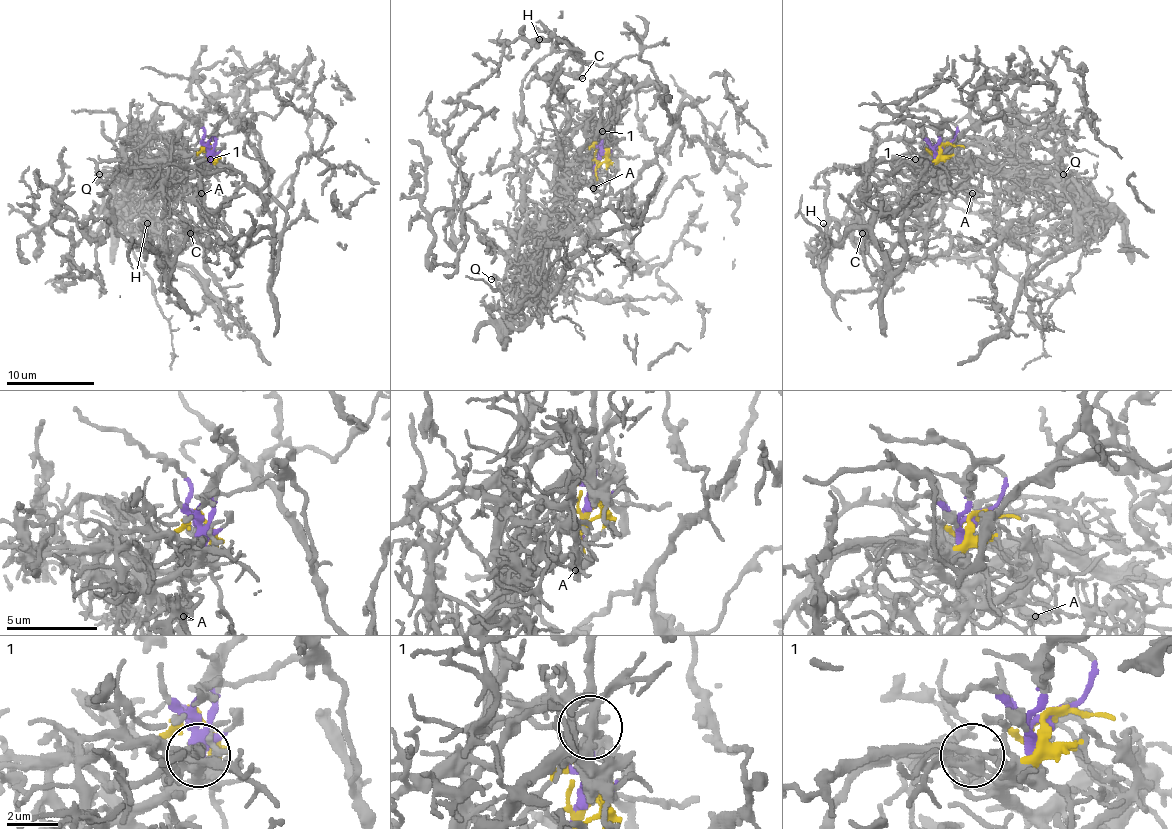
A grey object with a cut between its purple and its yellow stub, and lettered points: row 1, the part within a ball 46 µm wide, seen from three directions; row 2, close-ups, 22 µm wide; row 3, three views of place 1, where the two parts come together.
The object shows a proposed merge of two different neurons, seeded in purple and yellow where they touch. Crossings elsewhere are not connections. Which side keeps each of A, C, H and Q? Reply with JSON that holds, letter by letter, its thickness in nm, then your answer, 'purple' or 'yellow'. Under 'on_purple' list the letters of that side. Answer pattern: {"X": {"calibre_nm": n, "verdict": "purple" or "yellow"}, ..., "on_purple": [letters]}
{"A": {"calibre_nm": 200, "verdict": "yellow"}, "C": {"calibre_nm": 360, "verdict": "purple"}, "H": {"calibre_nm": 180, "verdict": "purple"}, "Q": {"calibre_nm": 240, "verdict": "yellow"}, "on_purple": ["C", "H"]}

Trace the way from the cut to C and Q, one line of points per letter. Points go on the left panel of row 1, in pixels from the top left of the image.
C: (206, 144), (208, 161), (232, 172), (133, 165), (160, 183), (164, 205), (190, 234)
Q: (206, 144), (212, 152), (206, 165), (190, 172), (179, 172), (173, 179), (125, 170), (98, 174)

